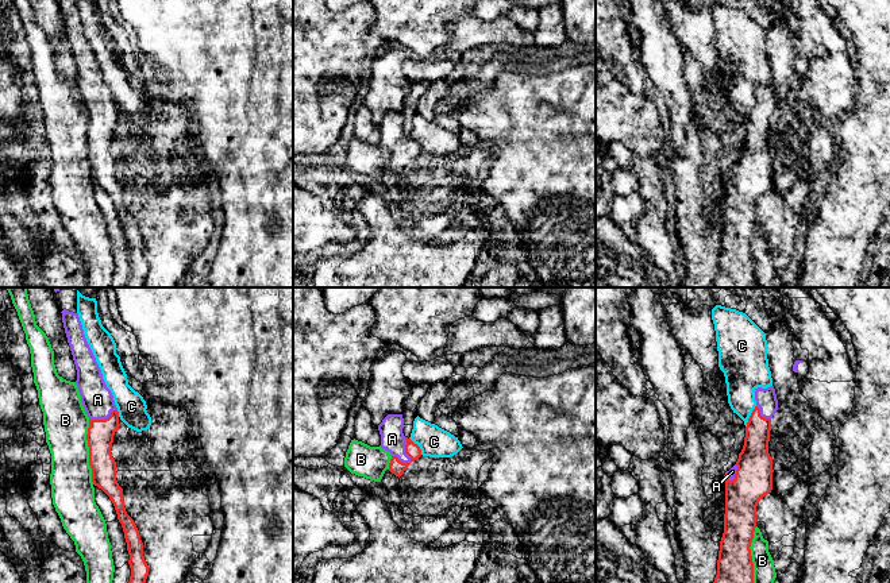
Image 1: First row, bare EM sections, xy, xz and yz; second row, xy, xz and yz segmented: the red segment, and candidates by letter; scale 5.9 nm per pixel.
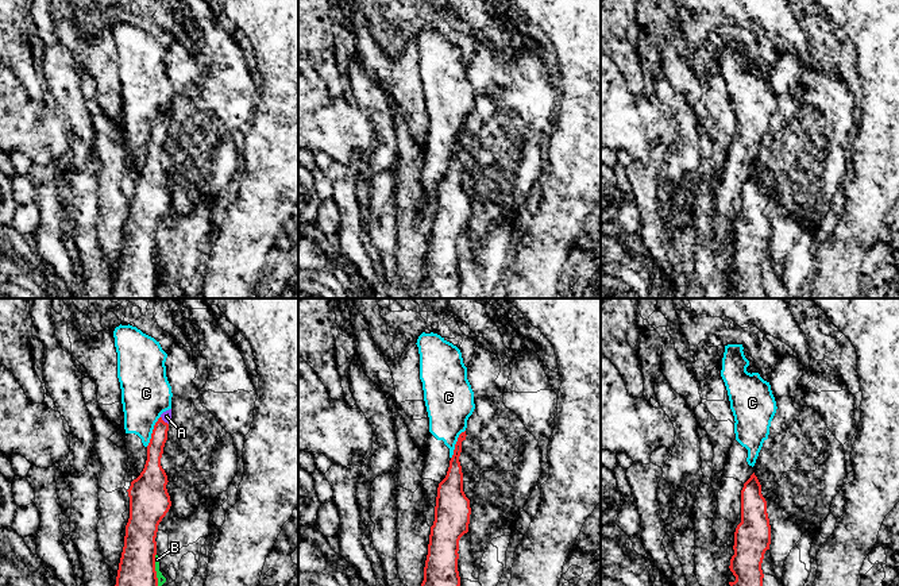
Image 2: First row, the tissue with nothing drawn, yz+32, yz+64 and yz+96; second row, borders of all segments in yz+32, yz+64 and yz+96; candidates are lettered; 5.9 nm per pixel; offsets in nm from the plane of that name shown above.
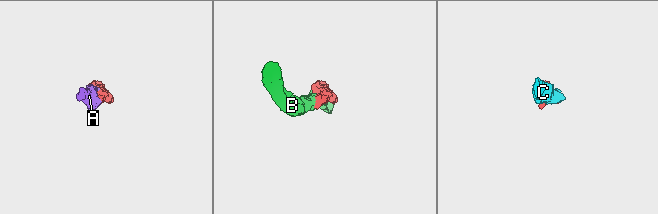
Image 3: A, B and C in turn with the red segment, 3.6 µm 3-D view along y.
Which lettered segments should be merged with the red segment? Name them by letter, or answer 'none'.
A

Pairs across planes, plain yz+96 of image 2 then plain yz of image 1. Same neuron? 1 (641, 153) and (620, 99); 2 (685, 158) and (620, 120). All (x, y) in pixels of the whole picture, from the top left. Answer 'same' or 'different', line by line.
1: same
2: different

